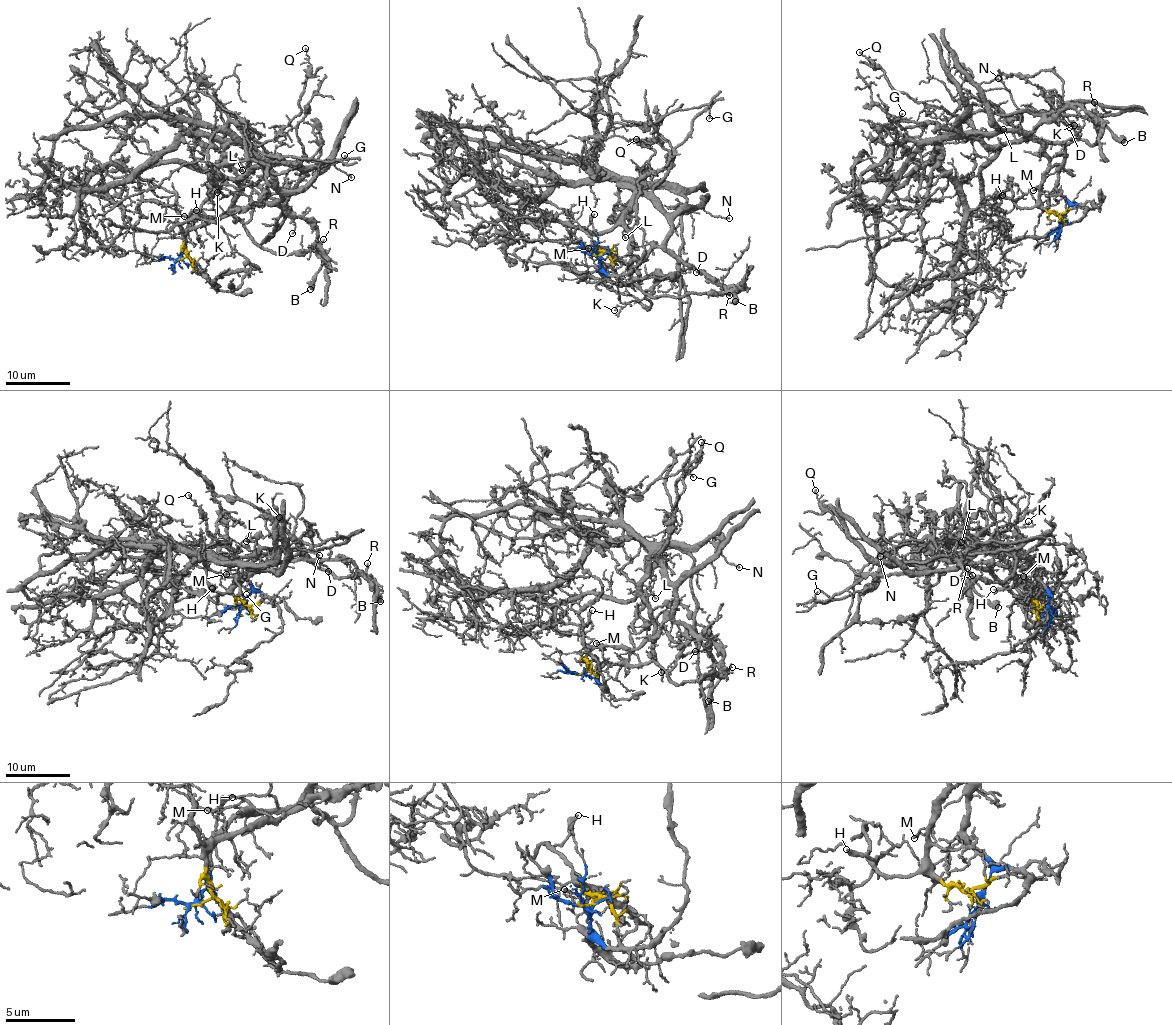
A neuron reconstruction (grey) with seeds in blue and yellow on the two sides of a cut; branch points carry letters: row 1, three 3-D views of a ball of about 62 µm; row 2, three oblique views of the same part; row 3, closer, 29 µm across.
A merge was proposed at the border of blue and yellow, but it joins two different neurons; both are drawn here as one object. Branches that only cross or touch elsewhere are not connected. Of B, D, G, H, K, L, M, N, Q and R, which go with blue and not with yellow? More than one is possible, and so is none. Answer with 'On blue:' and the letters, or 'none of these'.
On blue: B, K, L, Q, R

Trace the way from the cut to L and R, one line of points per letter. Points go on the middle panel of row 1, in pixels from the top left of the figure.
L: (598, 255), (597, 271), (614, 282), (629, 282), (631, 248), (624, 215), (630, 211), (626, 237)
R: (598, 255), (597, 271), (645, 293), (729, 295)

